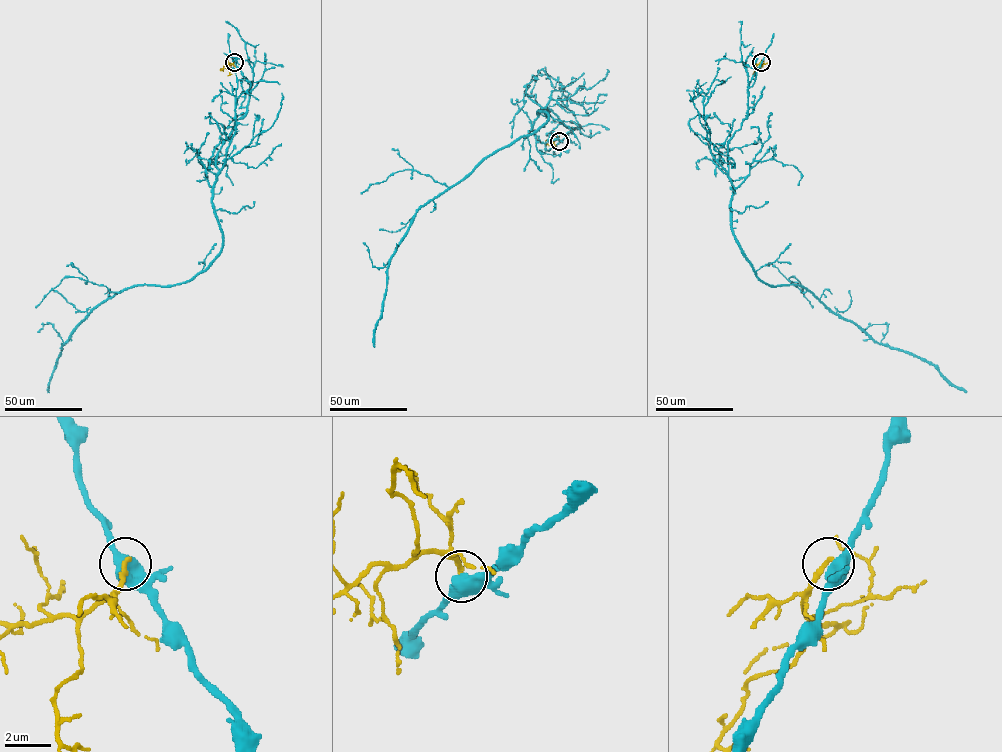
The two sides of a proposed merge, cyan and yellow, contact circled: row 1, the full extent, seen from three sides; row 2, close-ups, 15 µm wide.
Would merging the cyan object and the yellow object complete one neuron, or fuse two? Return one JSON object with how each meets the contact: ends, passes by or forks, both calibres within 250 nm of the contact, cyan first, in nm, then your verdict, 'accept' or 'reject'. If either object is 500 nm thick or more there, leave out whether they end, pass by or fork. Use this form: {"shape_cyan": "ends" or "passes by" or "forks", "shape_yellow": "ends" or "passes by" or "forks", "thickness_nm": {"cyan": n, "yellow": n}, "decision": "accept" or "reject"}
{"thickness_nm": {"cyan": 600, "yellow": 200}, "decision": "reject"}

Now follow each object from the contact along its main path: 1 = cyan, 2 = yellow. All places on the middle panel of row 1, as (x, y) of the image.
1: (559, 141), (575, 128), (541, 108), (548, 119), (541, 126), (487, 155), (416, 213), (390, 259), (374, 347)
2: (559, 141), (547, 140), (548, 145)

